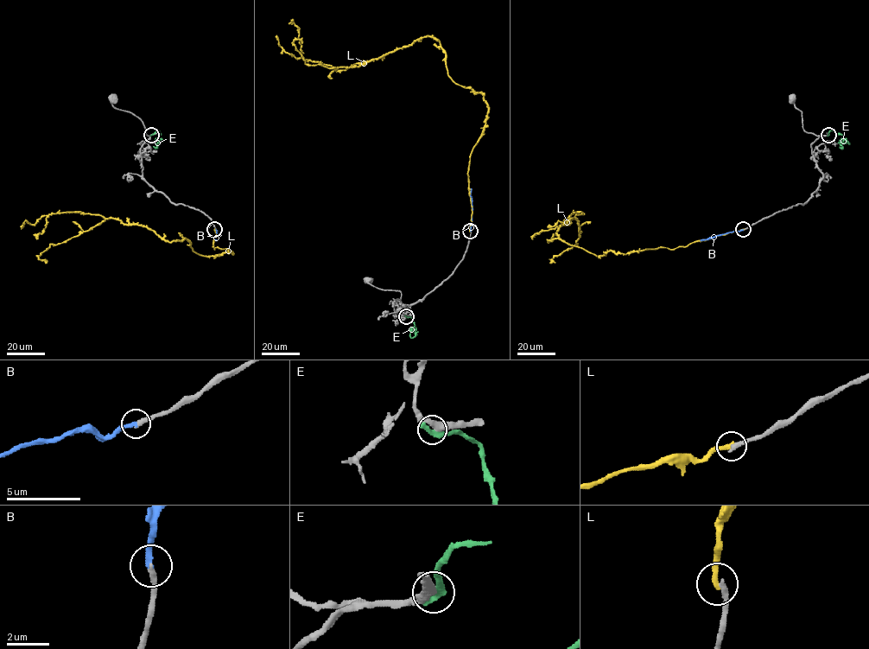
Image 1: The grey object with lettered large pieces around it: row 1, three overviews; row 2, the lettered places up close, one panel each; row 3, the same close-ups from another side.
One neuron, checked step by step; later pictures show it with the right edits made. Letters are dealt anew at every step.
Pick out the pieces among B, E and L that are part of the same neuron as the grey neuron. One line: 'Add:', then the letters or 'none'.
Add: B

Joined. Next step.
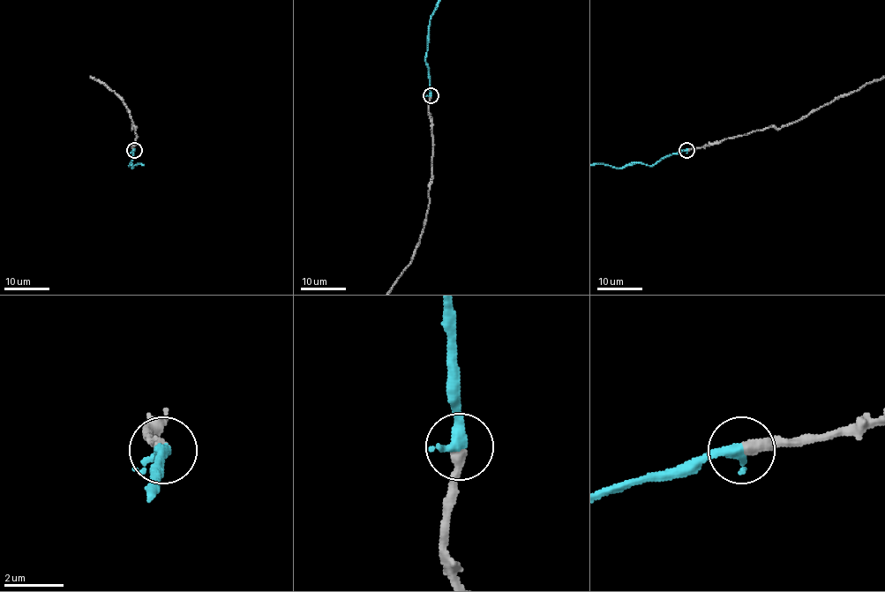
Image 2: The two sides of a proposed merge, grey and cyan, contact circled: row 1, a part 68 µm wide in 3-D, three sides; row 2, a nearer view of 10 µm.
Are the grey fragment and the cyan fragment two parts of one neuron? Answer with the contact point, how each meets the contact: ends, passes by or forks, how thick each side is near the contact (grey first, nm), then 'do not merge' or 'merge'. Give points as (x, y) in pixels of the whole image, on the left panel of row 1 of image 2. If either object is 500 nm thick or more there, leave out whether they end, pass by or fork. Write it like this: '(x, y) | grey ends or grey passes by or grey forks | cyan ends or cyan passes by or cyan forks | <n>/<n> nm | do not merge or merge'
(134, 150) | grey ends | cyan passes by | 380/320 nm | merge

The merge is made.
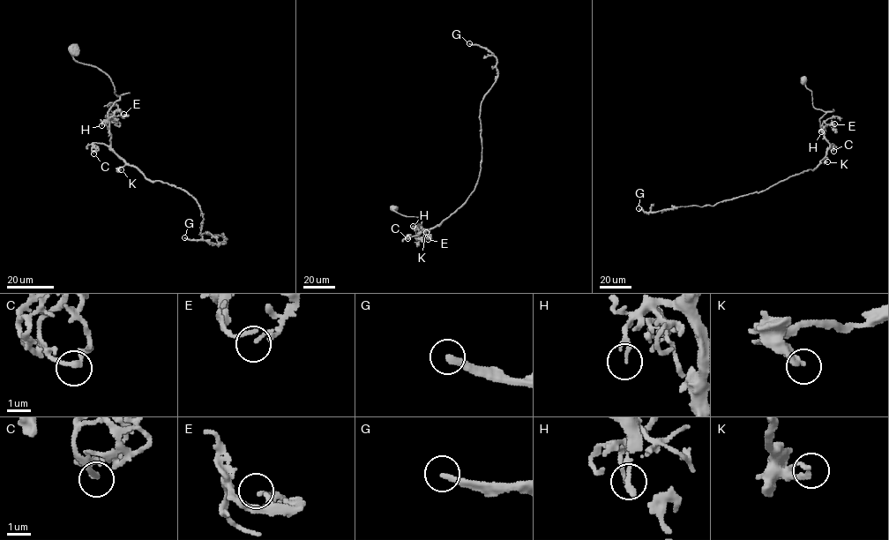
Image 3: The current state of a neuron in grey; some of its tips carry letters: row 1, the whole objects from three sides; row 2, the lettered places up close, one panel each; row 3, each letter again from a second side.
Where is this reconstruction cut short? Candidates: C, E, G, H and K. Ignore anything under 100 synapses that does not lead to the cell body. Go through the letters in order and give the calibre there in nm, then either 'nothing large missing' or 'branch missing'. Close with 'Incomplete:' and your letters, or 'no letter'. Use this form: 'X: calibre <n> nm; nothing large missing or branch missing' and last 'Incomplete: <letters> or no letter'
C: calibre 160 nm; nothing large missing
E: calibre 120 nm; nothing large missing
G: calibre 280 nm; branch missing
H: calibre 80 nm; nothing large missing
K: calibre 240 nm; nothing large missing
Incomplete: G

